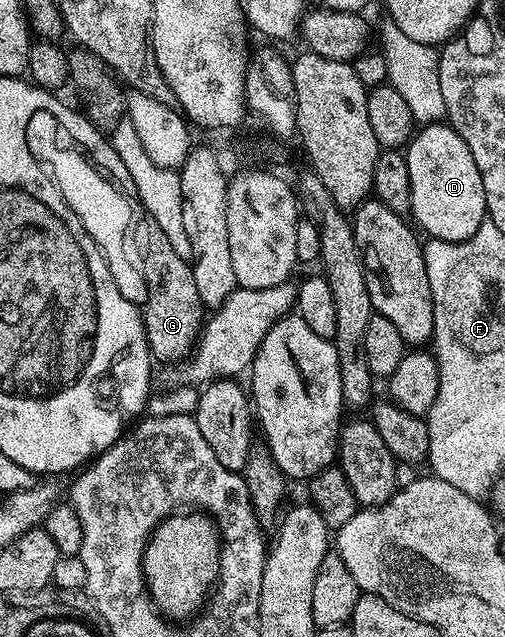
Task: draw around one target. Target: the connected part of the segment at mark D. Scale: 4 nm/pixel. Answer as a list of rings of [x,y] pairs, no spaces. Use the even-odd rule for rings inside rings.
[[[448,123],[426,124],[414,131],[404,153],[411,182],[409,212],[417,219],[416,227],[425,231],[426,237],[451,244],[470,240],[487,219],[487,213],[483,178],[471,150],[467,150],[467,142]]]

